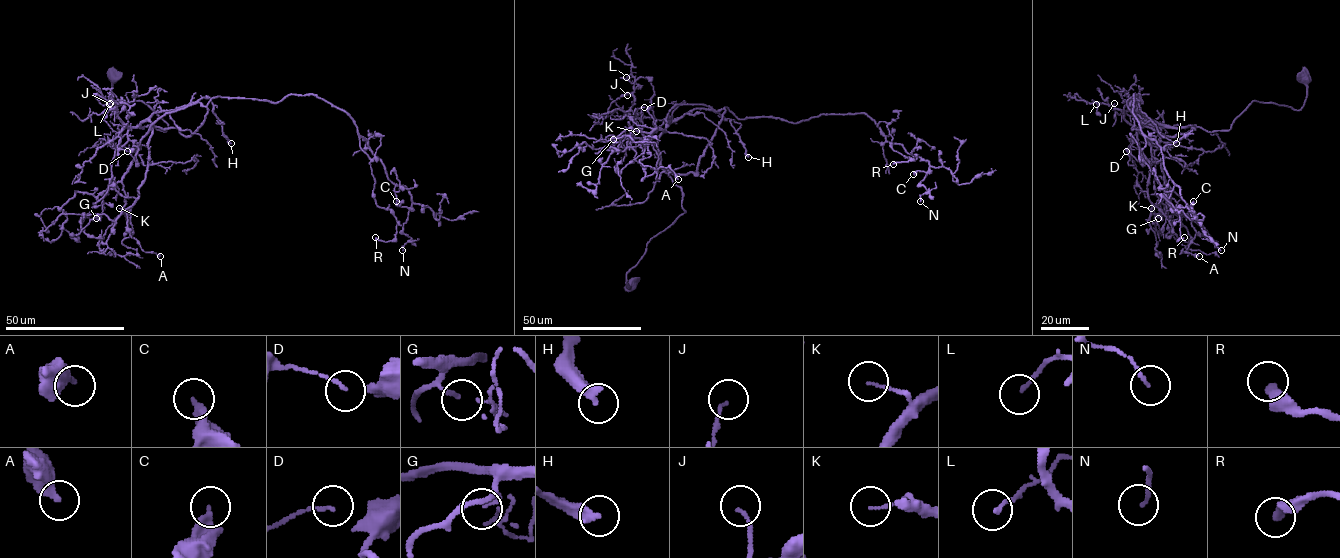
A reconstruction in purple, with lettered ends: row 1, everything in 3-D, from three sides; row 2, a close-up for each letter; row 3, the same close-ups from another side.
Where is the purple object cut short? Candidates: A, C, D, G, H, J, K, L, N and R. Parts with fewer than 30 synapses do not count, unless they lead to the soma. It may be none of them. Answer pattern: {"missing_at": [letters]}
{"missing_at": ["H"]}

